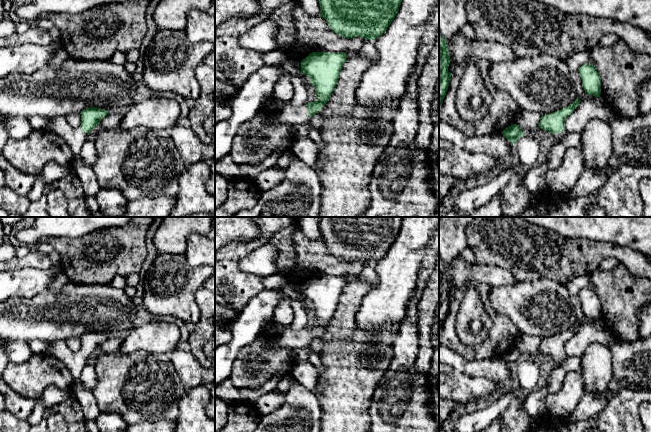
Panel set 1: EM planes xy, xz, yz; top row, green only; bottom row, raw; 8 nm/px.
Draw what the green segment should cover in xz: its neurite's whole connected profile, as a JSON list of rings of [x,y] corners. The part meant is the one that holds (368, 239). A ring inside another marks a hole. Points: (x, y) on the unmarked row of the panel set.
[[[321,217],[319,219],[320,240],[328,247],[330,253],[349,263],[356,260],[366,264],[380,261],[394,244],[399,235],[404,217]]]

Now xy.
[[[89,331],[81,335],[81,349],[73,352],[65,341],[53,341],[48,343],[47,353],[62,361],[70,370],[72,384],[66,390],[57,387],[48,387],[42,394],[41,400],[46,408],[49,408],[68,397],[75,396],[75,387],[80,379],[81,372],[88,362],[88,357],[93,354],[102,342],[108,339],[105,333]]]

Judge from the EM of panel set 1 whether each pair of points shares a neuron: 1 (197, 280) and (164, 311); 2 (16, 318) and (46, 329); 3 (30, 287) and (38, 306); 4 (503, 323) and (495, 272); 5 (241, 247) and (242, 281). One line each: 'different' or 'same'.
1: same
2: same
3: different
4: different
5: same

